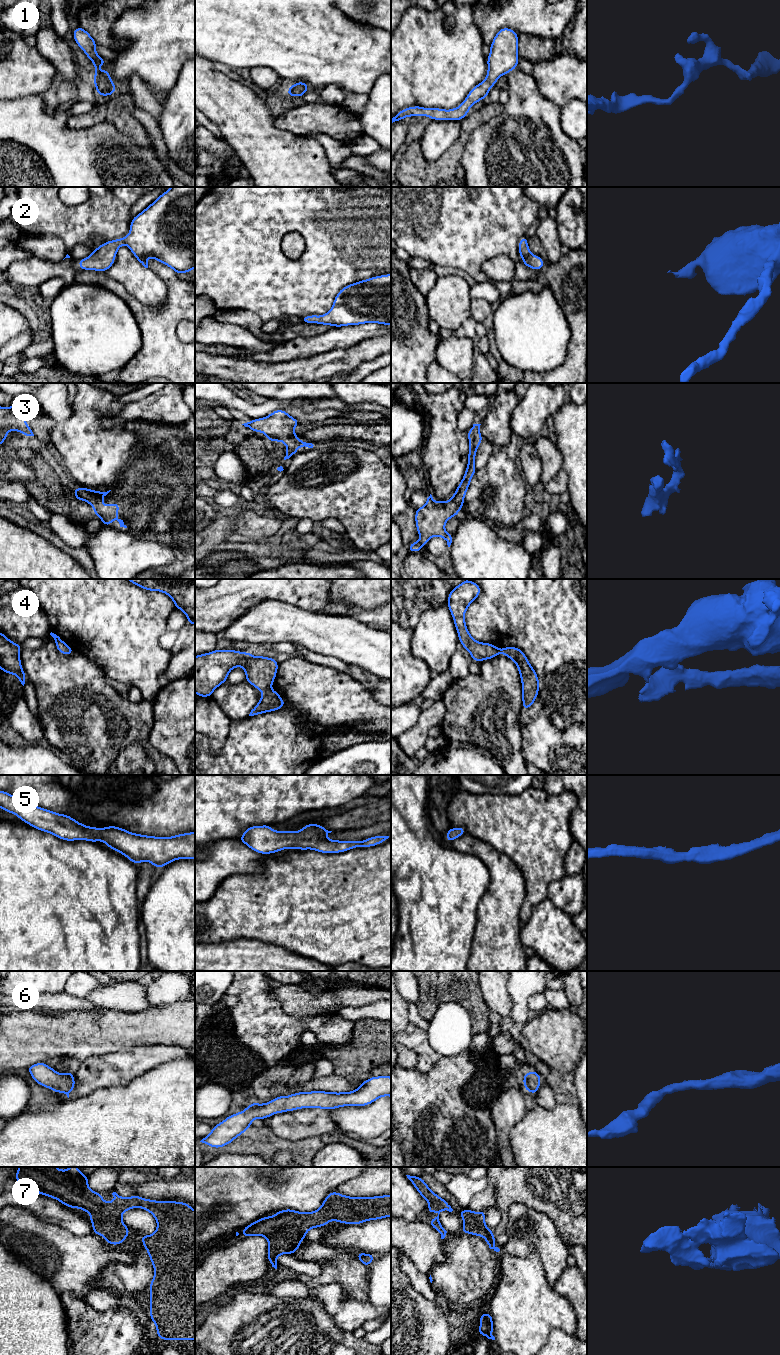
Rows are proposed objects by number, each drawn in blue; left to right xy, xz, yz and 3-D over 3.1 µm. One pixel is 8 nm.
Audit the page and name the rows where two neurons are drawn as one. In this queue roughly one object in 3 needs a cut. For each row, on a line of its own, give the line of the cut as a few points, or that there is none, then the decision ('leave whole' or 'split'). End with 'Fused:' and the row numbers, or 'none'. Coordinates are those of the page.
1: no cut | leave whole
2: no cut | leave whole
3: no cut | leave whole
4: xz (269, 688), (263, 692) | split
5: no cut | leave whole
6: no cut | leave whole
7: no cut | leave whole
Fused: 4

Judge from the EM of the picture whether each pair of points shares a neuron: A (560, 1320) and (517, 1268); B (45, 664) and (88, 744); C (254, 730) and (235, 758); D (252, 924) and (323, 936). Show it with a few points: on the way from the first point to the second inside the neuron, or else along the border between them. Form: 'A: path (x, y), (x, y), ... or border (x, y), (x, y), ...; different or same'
A: path (547, 1307), (523, 1281); same
B: path (63, 684), (74, 695), (78, 709), (88, 724); same
C: path (254, 737), (254, 741), (242, 753); same
D: path (270, 924), (275, 927), (305, 927); same

